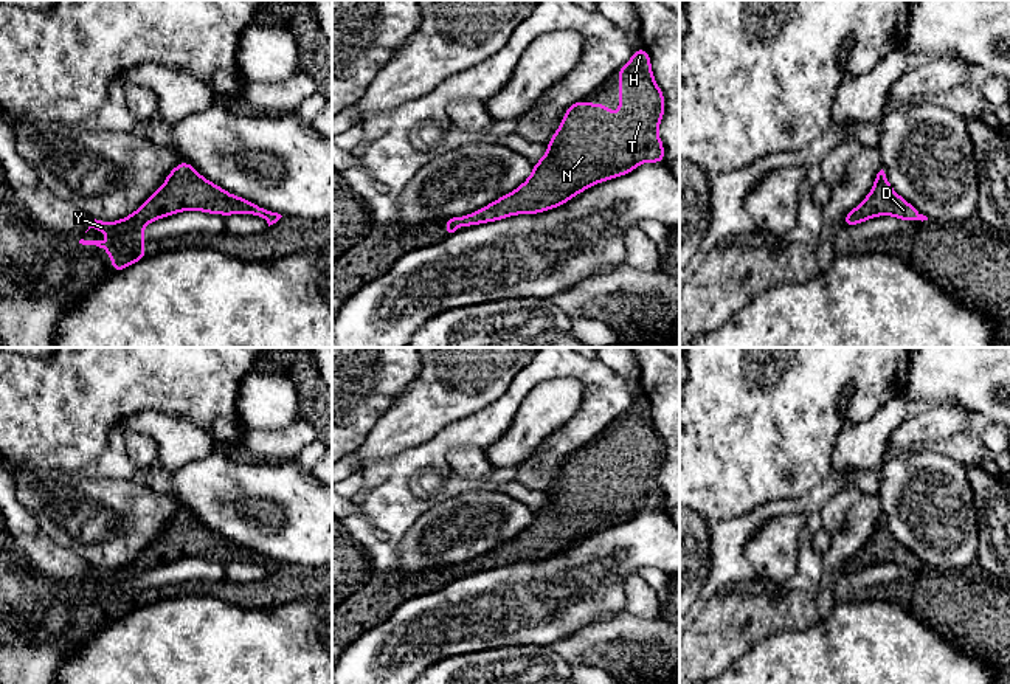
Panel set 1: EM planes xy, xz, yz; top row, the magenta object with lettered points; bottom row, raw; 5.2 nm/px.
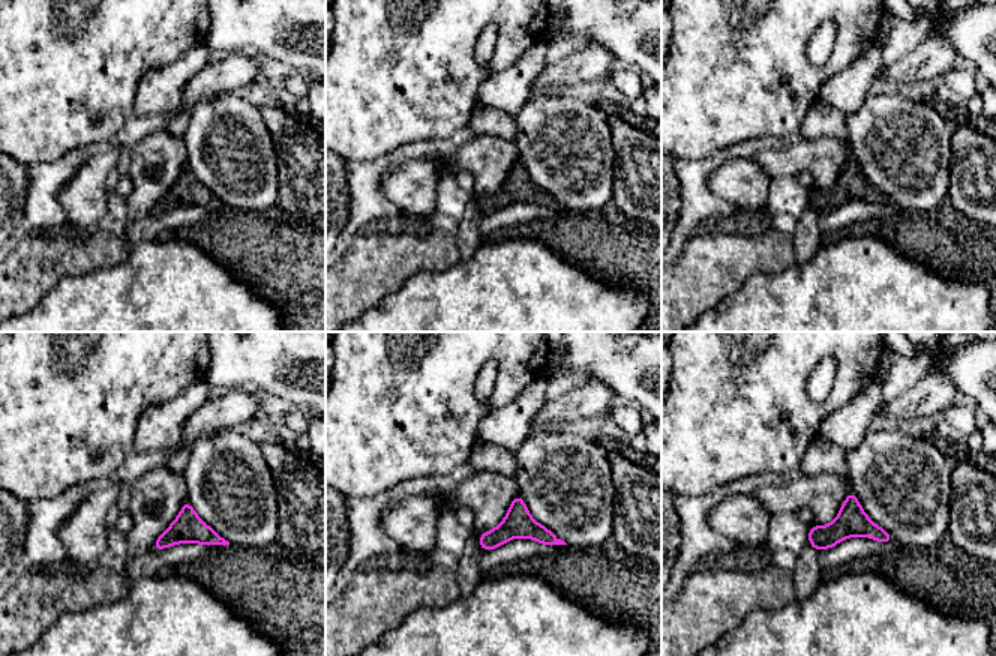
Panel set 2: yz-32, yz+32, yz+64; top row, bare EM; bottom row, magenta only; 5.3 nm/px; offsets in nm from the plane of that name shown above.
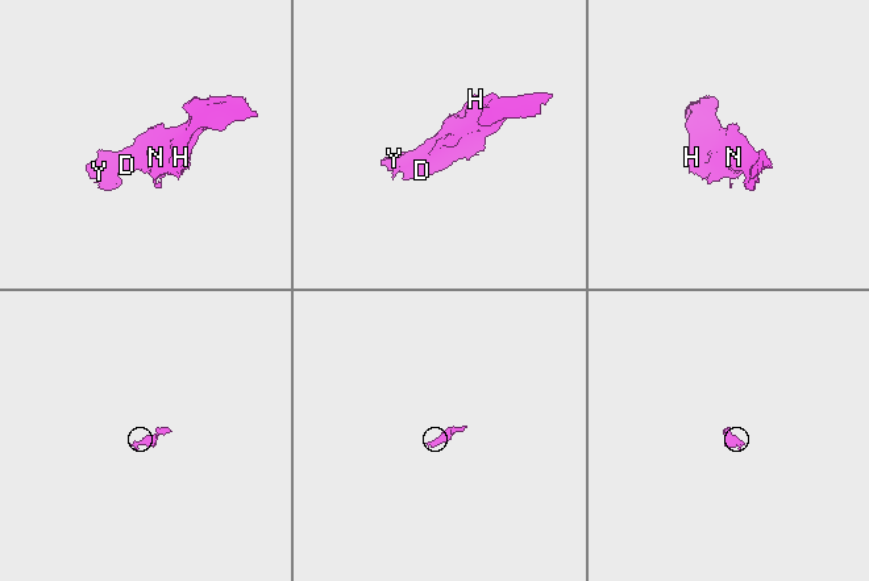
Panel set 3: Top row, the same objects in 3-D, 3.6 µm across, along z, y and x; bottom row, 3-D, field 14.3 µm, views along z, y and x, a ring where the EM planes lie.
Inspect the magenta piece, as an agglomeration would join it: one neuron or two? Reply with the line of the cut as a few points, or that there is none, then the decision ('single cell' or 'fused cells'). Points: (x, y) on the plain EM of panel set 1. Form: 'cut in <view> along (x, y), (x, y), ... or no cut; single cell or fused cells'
no cut; single cell

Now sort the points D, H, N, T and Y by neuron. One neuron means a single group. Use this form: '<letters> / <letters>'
D H N T Y

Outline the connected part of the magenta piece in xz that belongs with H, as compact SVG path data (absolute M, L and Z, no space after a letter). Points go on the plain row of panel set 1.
M641 394L619 417L619 462L604 451L569 453L545 504L514 540L462 565L445 568L445 583L458 574L495 569L515 561L537 561L565 552L582 538L635 518L641 510L662 510L658 484L666 458L650 403Z

